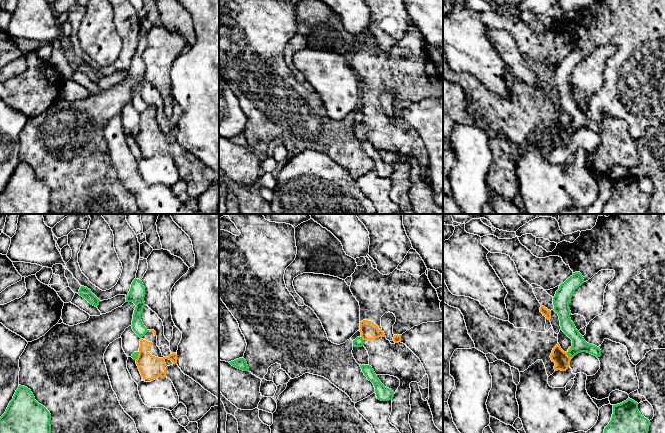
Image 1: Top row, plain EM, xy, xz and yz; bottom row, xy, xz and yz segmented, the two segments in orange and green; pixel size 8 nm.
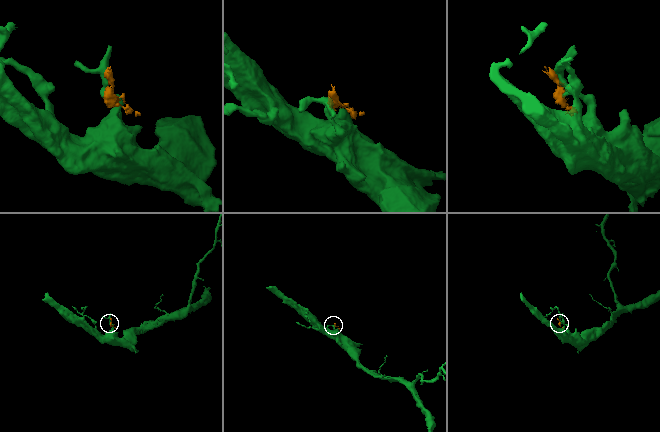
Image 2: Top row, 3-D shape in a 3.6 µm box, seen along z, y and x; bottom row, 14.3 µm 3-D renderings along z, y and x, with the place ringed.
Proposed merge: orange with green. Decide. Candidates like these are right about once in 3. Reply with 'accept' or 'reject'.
reject

